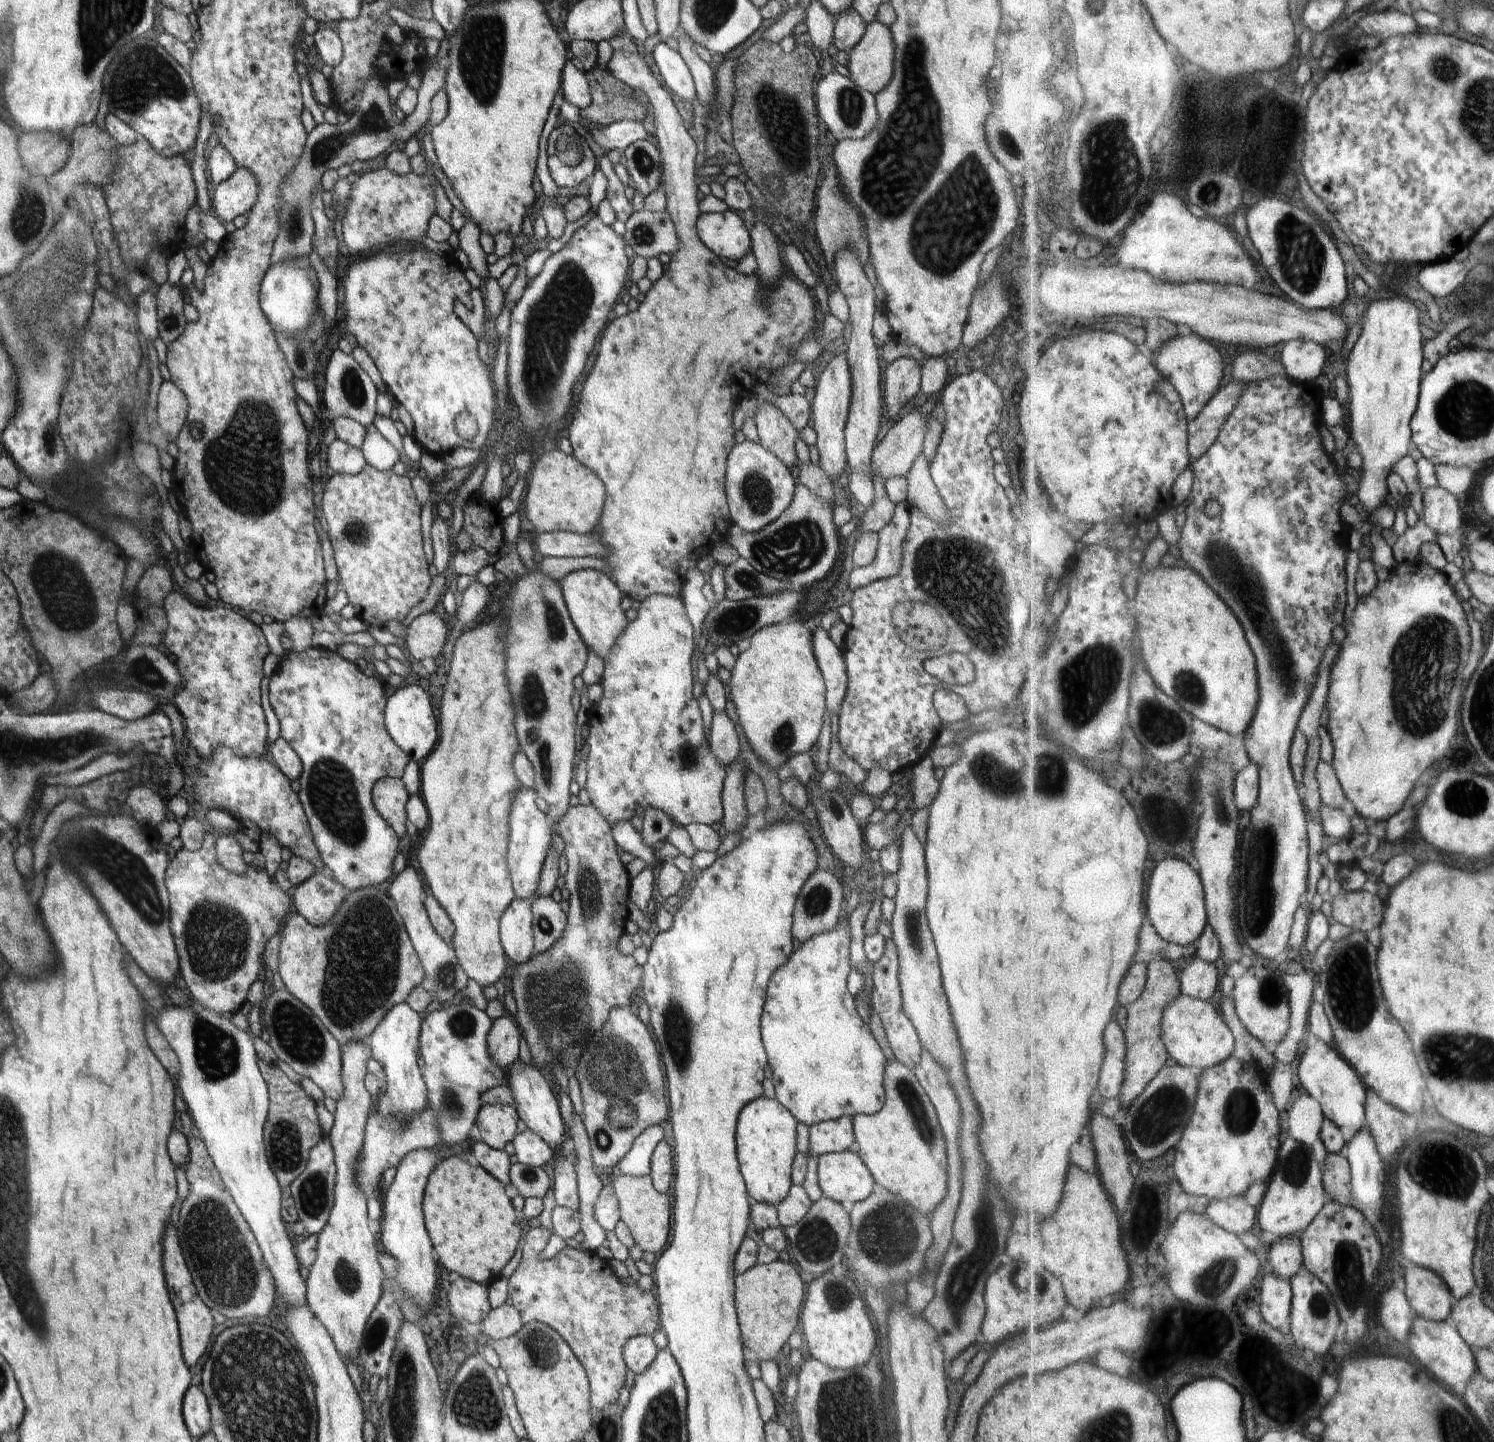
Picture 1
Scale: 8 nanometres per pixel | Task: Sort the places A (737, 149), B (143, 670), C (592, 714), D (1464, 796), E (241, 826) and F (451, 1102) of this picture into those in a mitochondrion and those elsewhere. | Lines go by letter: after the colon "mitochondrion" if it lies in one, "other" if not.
A: other
B: mitochondrion
C: other
D: mitochondrion
E: other
F: mitochondrion

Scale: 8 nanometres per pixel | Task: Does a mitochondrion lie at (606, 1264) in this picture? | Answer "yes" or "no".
no

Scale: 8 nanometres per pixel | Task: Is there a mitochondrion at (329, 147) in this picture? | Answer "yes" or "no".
yes

